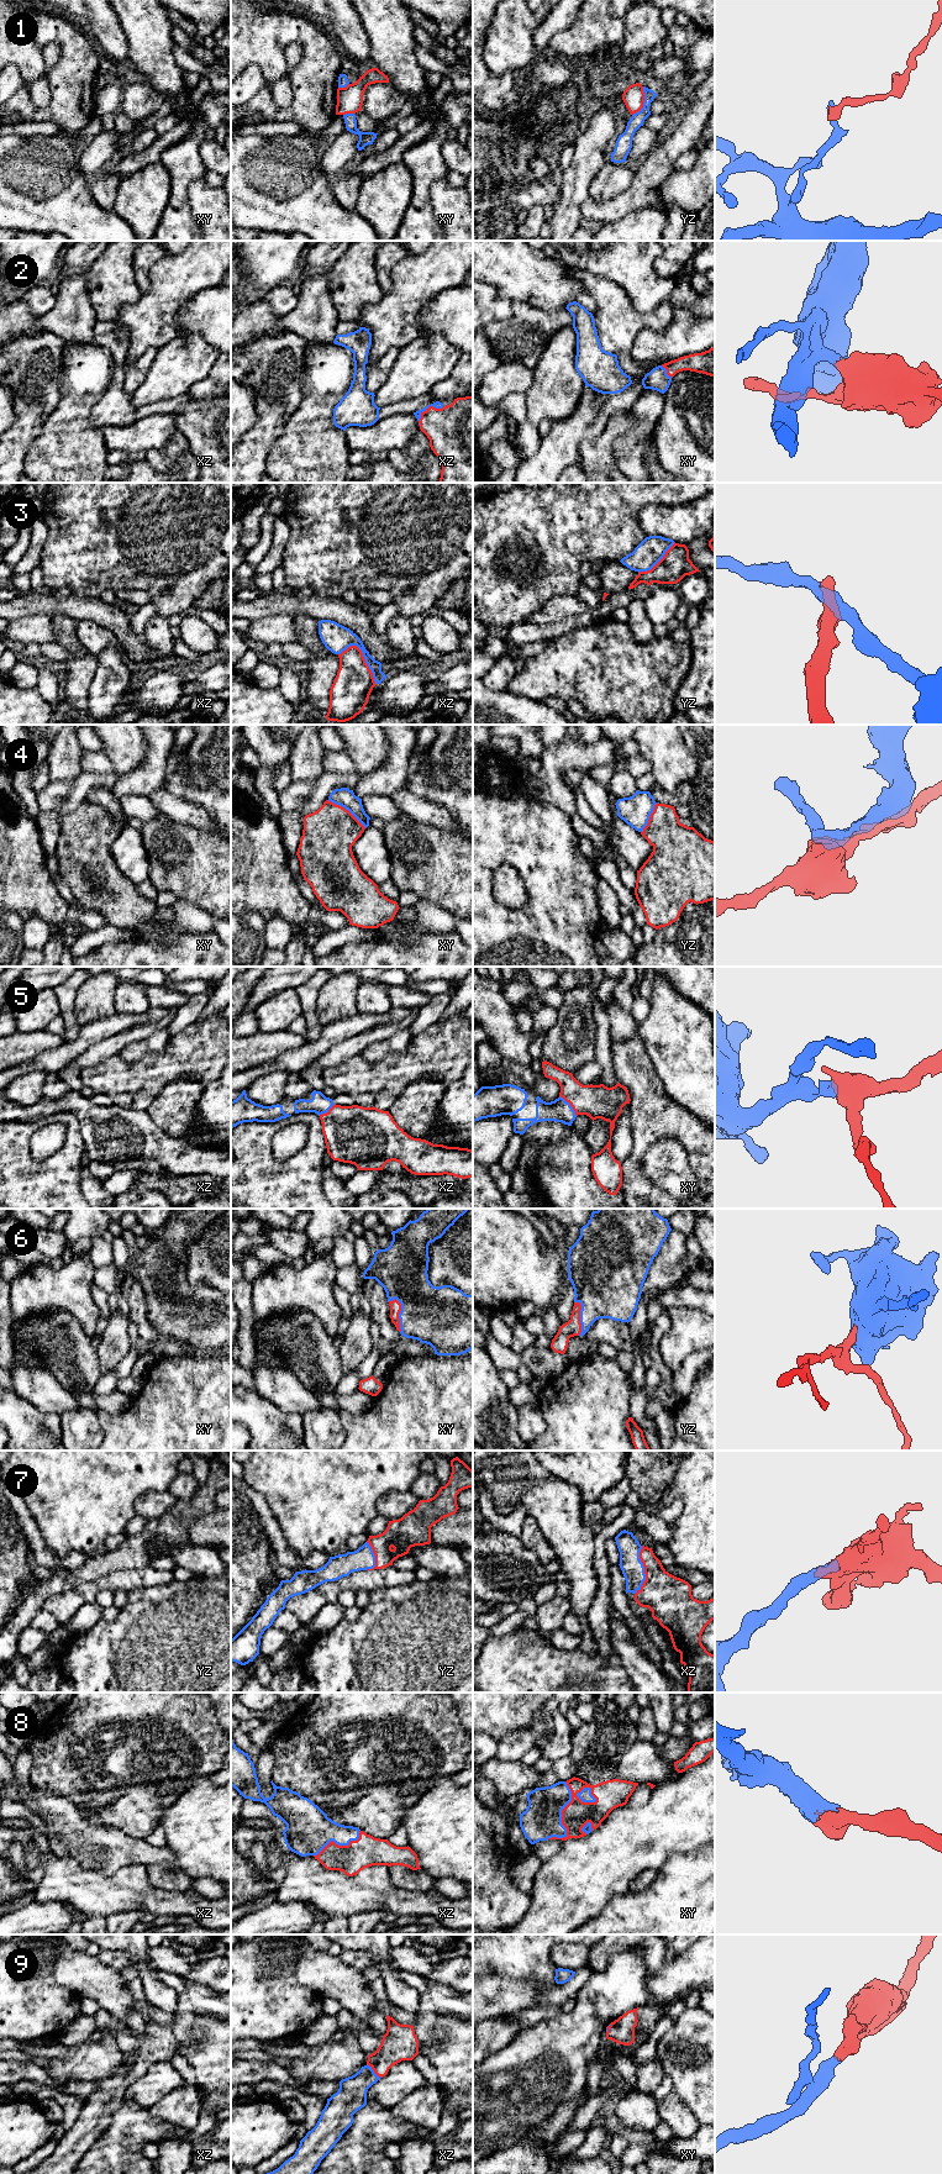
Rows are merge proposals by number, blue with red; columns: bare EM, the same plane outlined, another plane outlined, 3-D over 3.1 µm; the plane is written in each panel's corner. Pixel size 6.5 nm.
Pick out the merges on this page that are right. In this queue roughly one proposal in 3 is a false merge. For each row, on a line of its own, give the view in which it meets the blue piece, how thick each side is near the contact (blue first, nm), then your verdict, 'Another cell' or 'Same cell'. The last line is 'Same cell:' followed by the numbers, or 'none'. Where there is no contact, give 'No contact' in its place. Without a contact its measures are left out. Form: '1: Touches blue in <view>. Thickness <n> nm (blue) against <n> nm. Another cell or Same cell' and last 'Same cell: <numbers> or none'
1: Touches blue in yz. Thickness 90 nm (blue) against 140 nm. Another cell
2: Touches blue in xz. Thickness 50 nm (blue) against 360 nm. Same cell
3: Touches blue in xz. Thickness 180 nm (blue) against 260 nm. Another cell
4: Touches blue in xy. Thickness 120 nm (blue) against 340 nm. Another cell
5: Touches blue in xy. Thickness 150 nm (blue) against 220 nm. Same cell
6: Touches blue in xy. Thickness 380 nm (blue) against 80 nm. Same cell
7: Touches blue in xz. Thickness 150 nm (blue) against 280 nm. Same cell
8: Touches blue in xy. Thickness 260 nm (blue) against 180 nm. Same cell
9: Touches blue in xz. Thickness 190 nm (blue) against 220 nm. Same cell
Same cell: 2, 5, 6, 7, 8, 9

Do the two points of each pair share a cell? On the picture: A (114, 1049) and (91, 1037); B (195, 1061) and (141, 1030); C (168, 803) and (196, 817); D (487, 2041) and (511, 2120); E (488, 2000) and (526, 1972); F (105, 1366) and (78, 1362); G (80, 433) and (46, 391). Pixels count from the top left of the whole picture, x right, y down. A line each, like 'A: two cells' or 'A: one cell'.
A: two cells
B: two cells
C: one cell
D: two cells
E: two cells
F: two cells
G: two cells

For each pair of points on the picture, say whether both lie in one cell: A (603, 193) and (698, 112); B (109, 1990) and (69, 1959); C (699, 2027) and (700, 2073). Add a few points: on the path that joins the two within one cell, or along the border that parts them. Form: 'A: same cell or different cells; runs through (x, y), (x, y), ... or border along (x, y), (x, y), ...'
A: different cells; border along (635, 172), (631, 184), (616, 195)
B: same cell; runs through (99, 1982), (89, 1978), (79, 1969)
C: same cell; runs through (699, 2038), (700, 2062)

